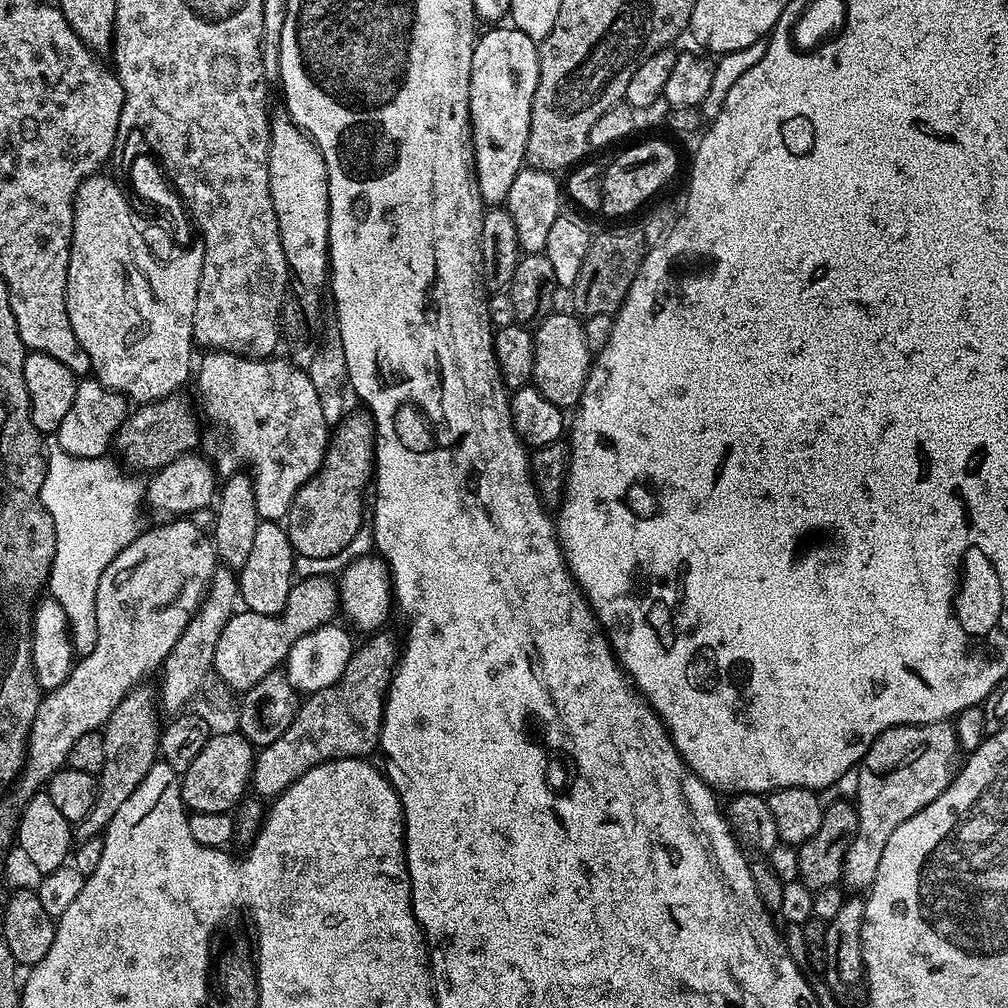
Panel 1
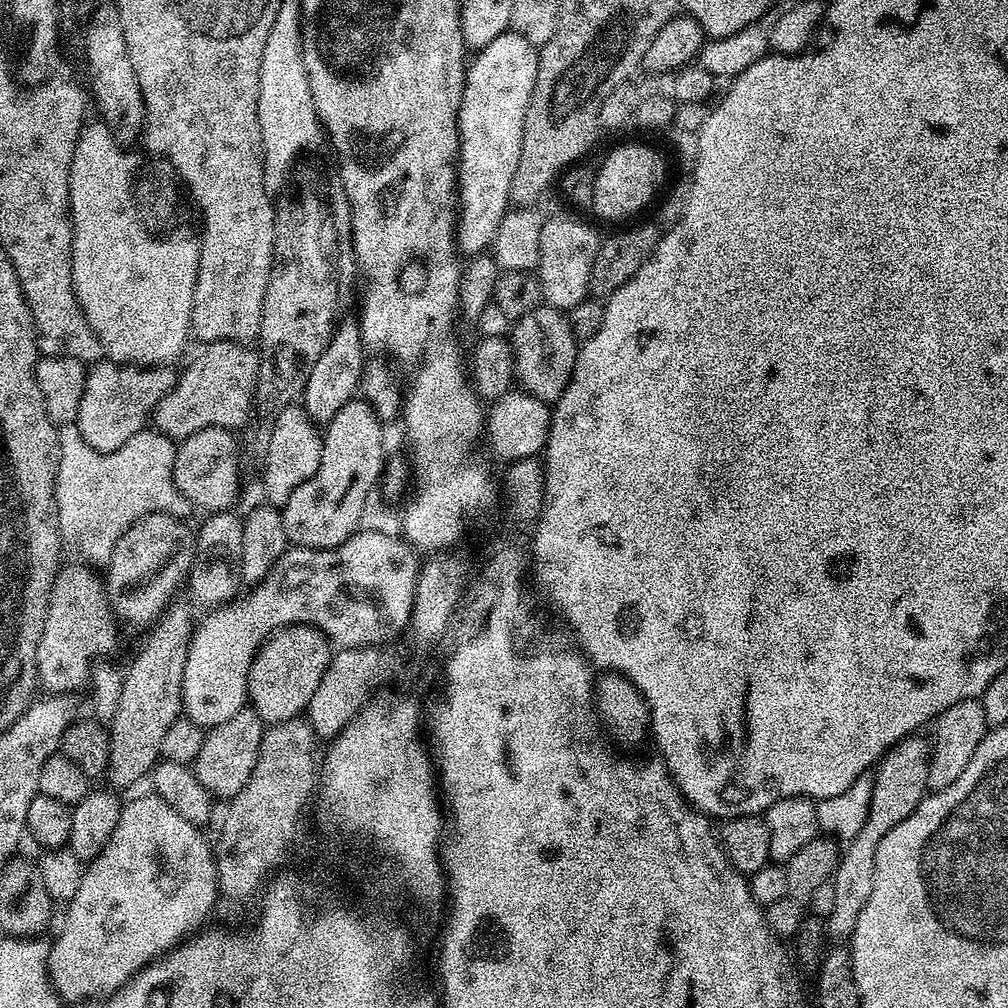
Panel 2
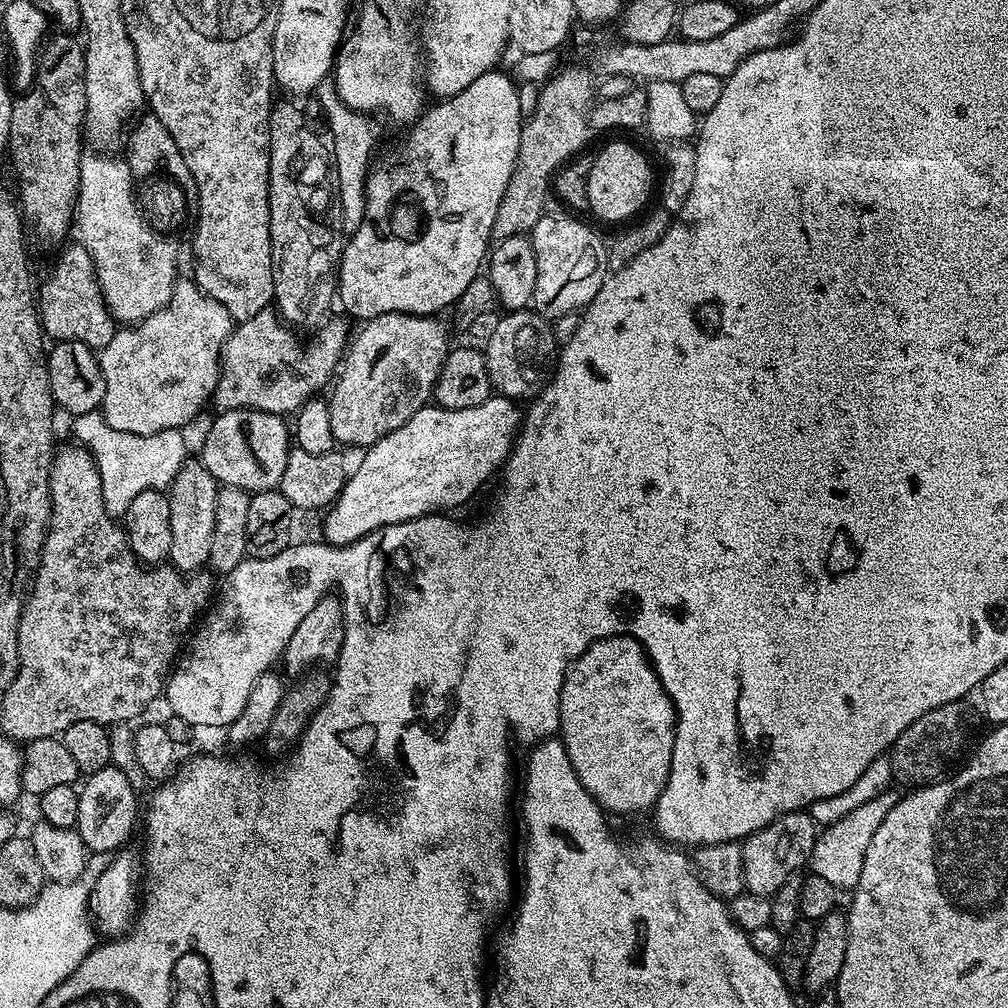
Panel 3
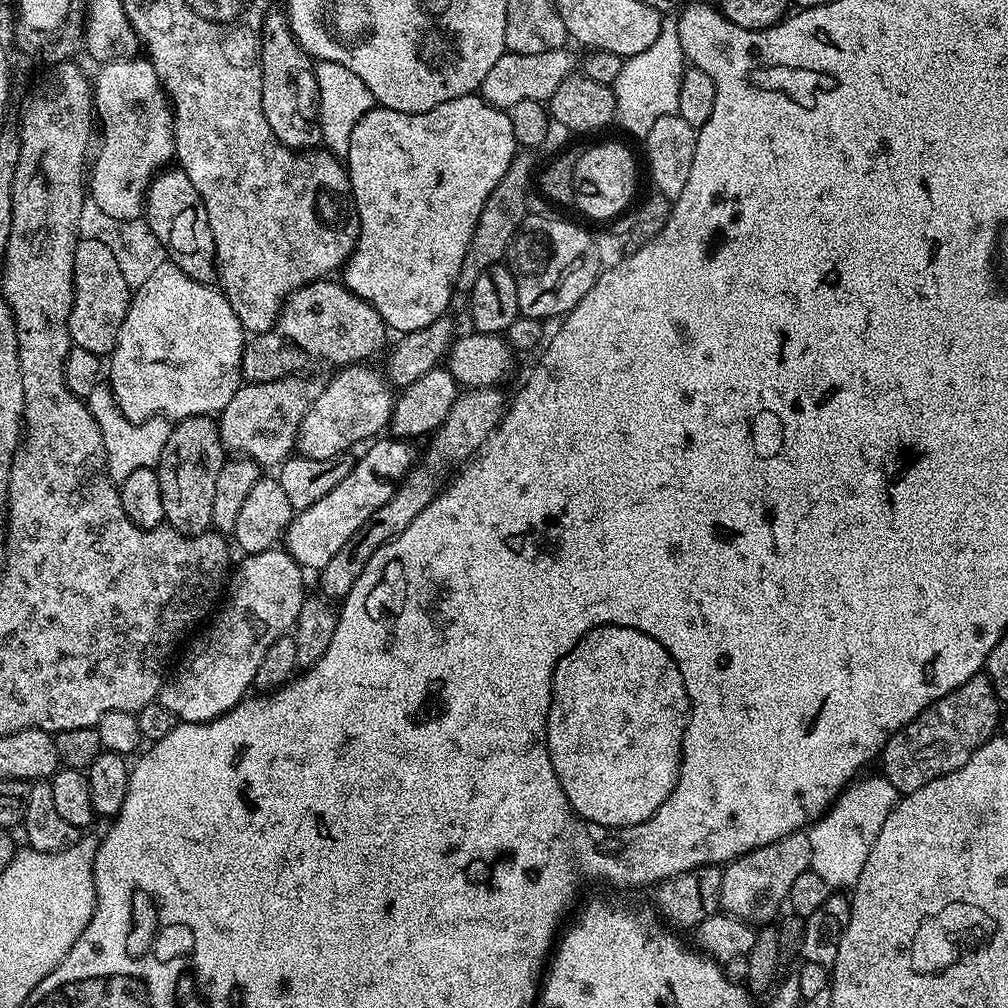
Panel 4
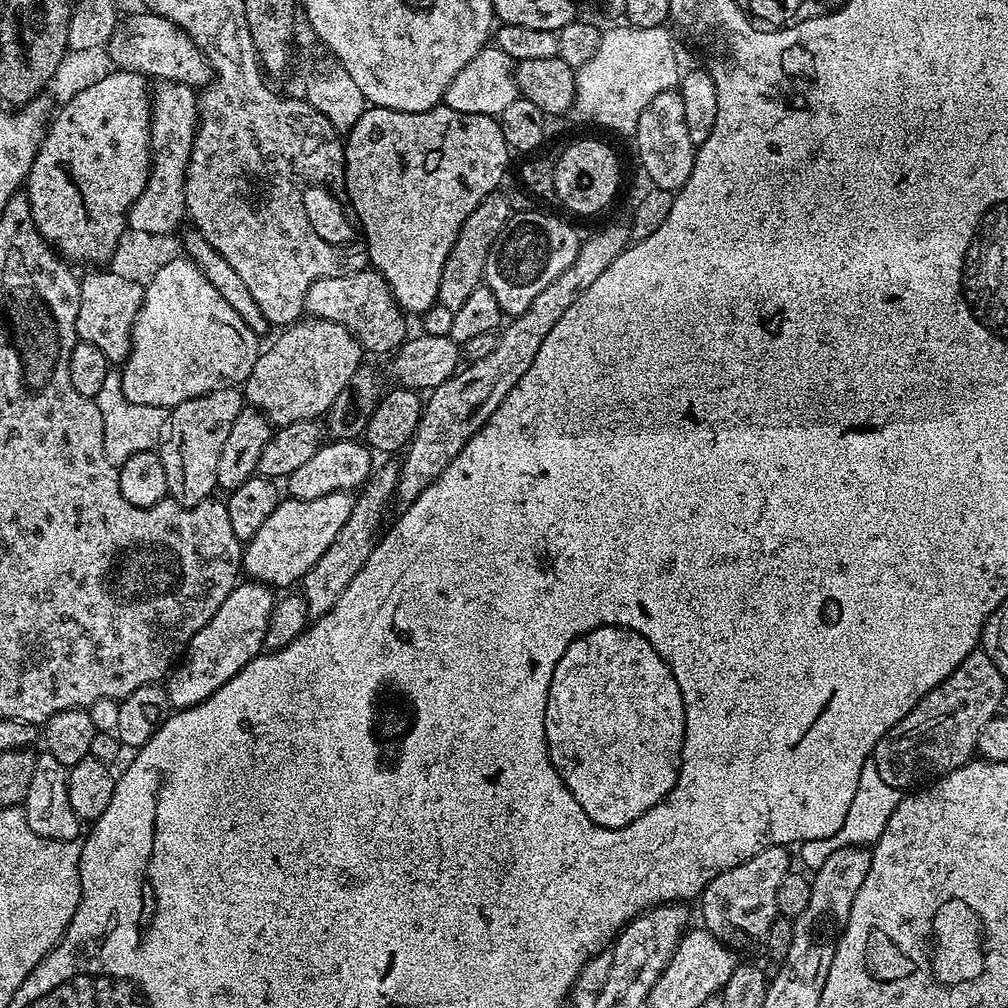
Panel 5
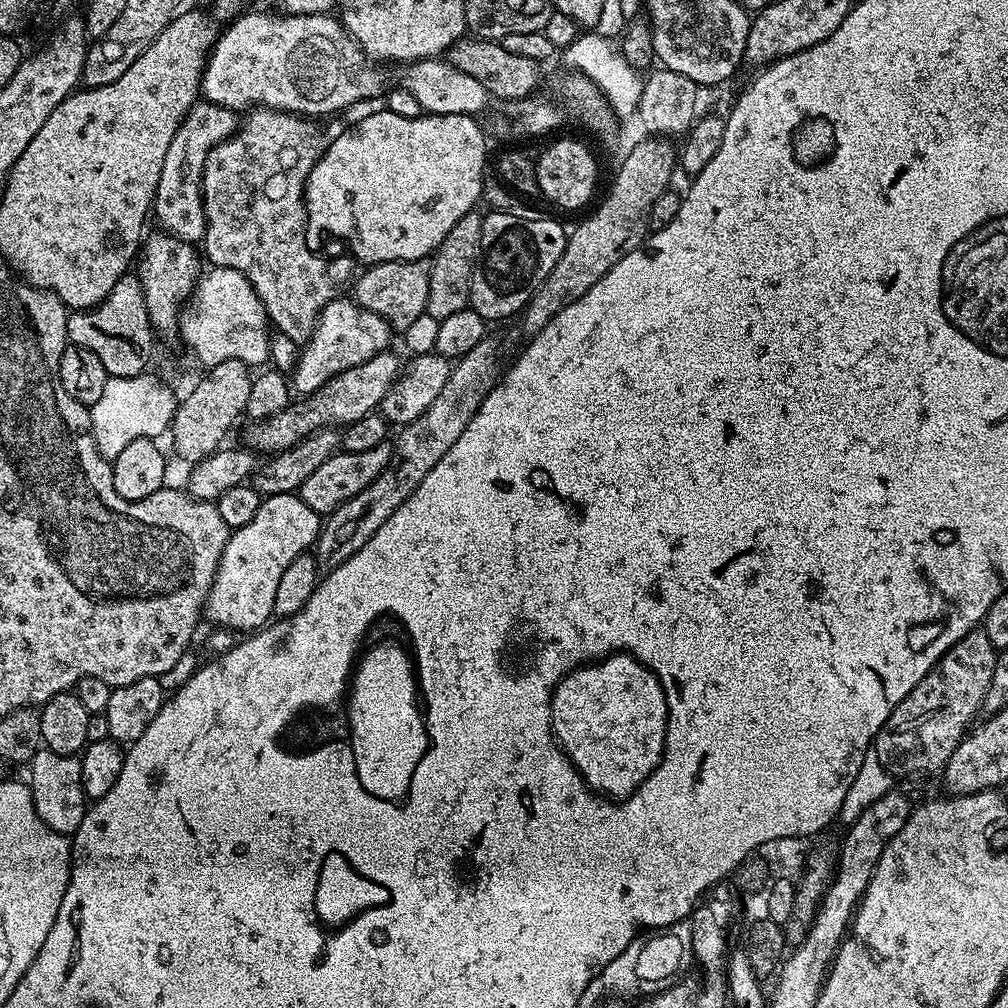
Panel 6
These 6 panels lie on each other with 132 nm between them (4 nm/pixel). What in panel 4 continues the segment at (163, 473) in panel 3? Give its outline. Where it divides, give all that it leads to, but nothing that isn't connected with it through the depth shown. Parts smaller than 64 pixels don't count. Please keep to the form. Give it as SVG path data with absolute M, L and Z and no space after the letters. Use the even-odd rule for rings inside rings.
M102 382L86 398L90 414L94 414L94 422L98 422L98 430L102 430L102 442L106 442L106 462L108 473L113 482L130 478L134 470L155 468L160 462L160 455L166 446L166 438L170 438L172 424L163 416L152 416L135 424L121 414L116 399L107 383Z

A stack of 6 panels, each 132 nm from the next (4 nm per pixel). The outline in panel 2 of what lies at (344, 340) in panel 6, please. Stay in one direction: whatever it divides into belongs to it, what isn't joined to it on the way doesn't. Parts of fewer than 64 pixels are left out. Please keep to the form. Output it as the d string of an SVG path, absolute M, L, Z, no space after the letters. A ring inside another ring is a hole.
M207 428L179 441L174 462L174 480L178 490L192 503L193 509L205 508L205 513L208 514L222 512L233 507L232 503L240 492L240 466L242 467L241 445L237 437L227 428Z

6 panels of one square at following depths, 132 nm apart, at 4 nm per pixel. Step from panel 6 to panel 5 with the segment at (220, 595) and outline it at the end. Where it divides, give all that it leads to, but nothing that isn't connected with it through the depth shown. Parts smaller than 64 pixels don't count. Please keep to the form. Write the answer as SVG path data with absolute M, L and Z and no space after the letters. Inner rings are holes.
M346 492L326 494L326 498L310 498L309 500L281 499L277 504L274 514L262 522L254 538L246 541L242 548L242 572L245 577L261 584L267 584L273 589L288 590L292 583L303 581L304 575L312 569L314 562L330 550L330 542L338 538L338 530L346 526L346 518L350 518L353 497Z

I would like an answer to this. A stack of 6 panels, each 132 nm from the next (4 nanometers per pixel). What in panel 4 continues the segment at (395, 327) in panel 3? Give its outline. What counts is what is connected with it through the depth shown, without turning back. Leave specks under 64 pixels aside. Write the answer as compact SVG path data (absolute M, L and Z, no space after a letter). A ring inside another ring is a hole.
M353 362L341 367L337 371L340 373L325 383L322 394L314 398L314 406L306 410L306 418L300 423L295 447L299 455L315 460L334 458L343 452L352 452L355 444L363 445L379 437L383 433L380 431L389 427L394 392L385 373L370 365L368 362Z

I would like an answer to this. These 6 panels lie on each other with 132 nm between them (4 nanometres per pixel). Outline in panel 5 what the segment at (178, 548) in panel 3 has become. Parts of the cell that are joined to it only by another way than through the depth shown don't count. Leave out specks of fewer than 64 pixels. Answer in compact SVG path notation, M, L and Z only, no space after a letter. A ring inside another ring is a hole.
M221 386L198 398L190 398L168 412L158 451L166 469L168 496L182 507L198 506L198 502L209 499L215 493L212 491L217 491L218 454L222 454L226 438L230 438L230 426L234 426L234 418L238 418L244 407L246 401L239 387Z

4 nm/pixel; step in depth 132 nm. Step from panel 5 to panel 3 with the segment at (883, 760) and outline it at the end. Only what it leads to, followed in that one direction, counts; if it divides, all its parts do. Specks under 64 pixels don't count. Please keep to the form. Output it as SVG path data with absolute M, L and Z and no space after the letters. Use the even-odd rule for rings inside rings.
M960 702L938 706L930 710L930 714L922 714L918 722L910 722L910 726L898 734L890 749L897 781L907 786L923 786L933 783L943 773L940 771L964 748L964 706Z

